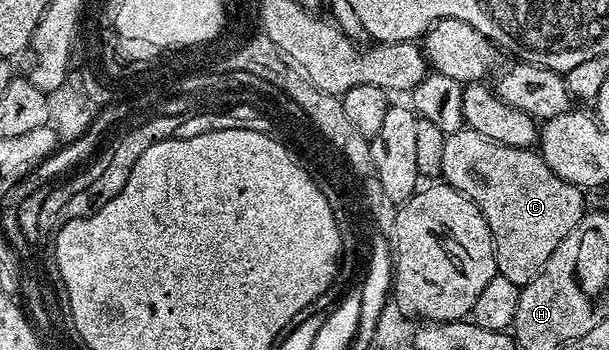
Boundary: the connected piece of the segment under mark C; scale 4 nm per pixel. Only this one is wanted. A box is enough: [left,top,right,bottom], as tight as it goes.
[441,129,587,288]

